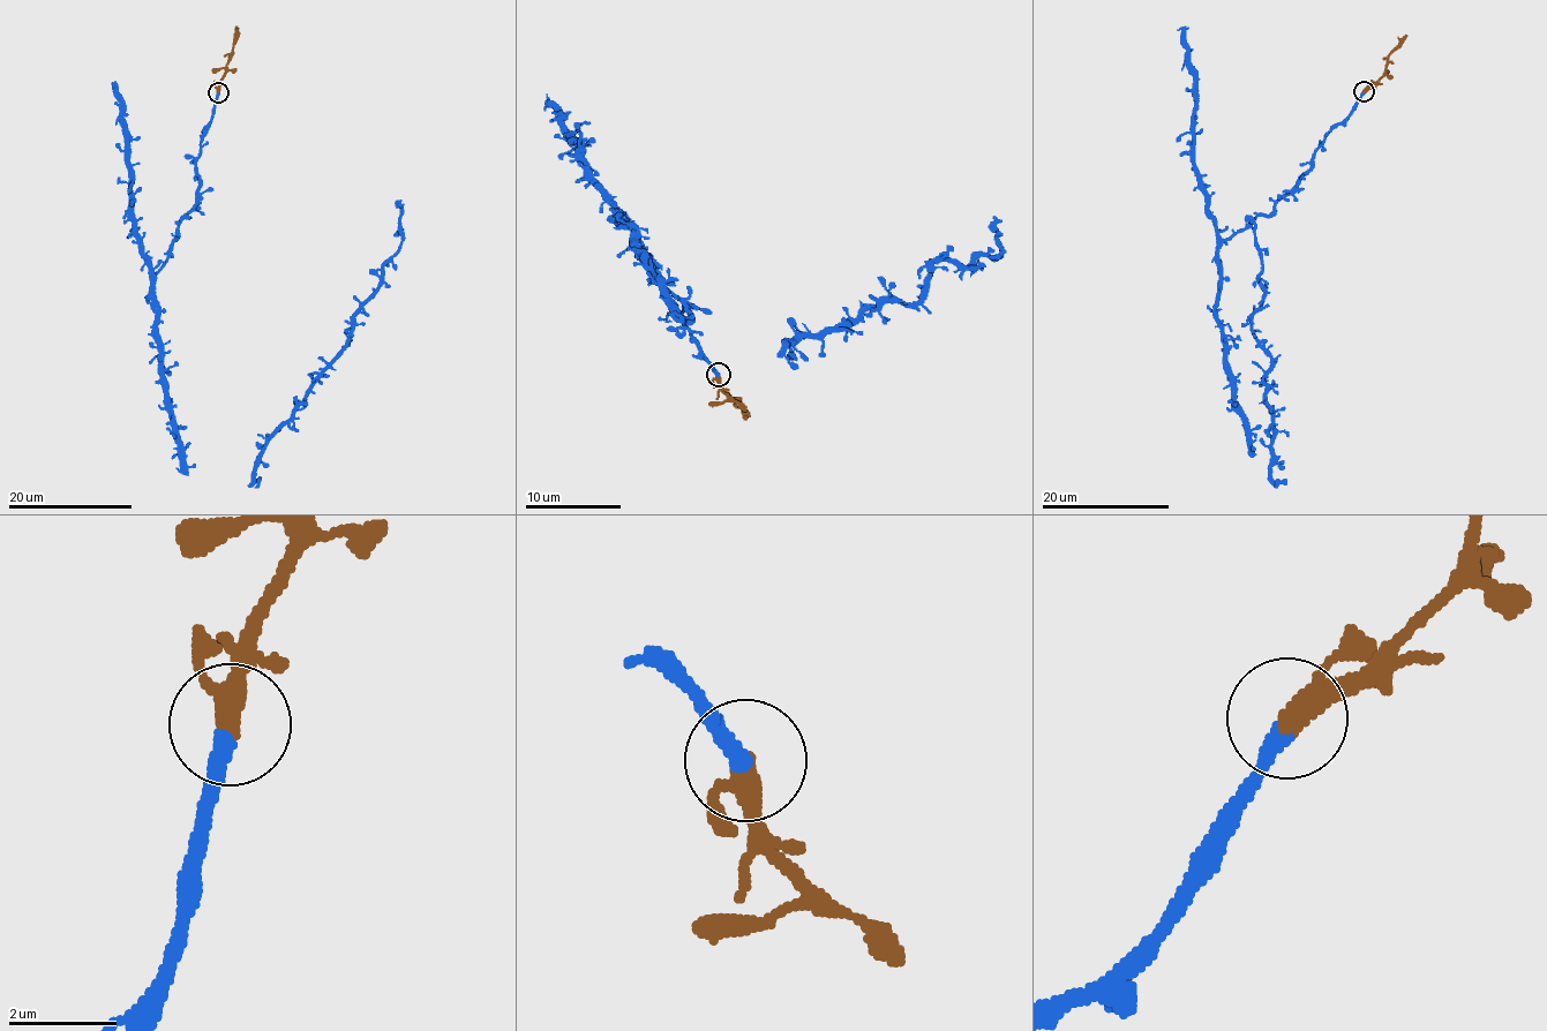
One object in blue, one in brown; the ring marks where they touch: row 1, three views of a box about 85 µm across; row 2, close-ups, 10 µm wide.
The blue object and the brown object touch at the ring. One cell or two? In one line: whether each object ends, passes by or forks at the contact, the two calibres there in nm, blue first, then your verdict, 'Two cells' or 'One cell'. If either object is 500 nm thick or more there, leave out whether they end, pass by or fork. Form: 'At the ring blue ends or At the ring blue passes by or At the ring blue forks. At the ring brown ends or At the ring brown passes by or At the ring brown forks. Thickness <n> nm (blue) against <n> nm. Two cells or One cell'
At the ring blue ends. At the ring brown passes by. Thickness 320 nm (blue) against 360 nm. One cell

